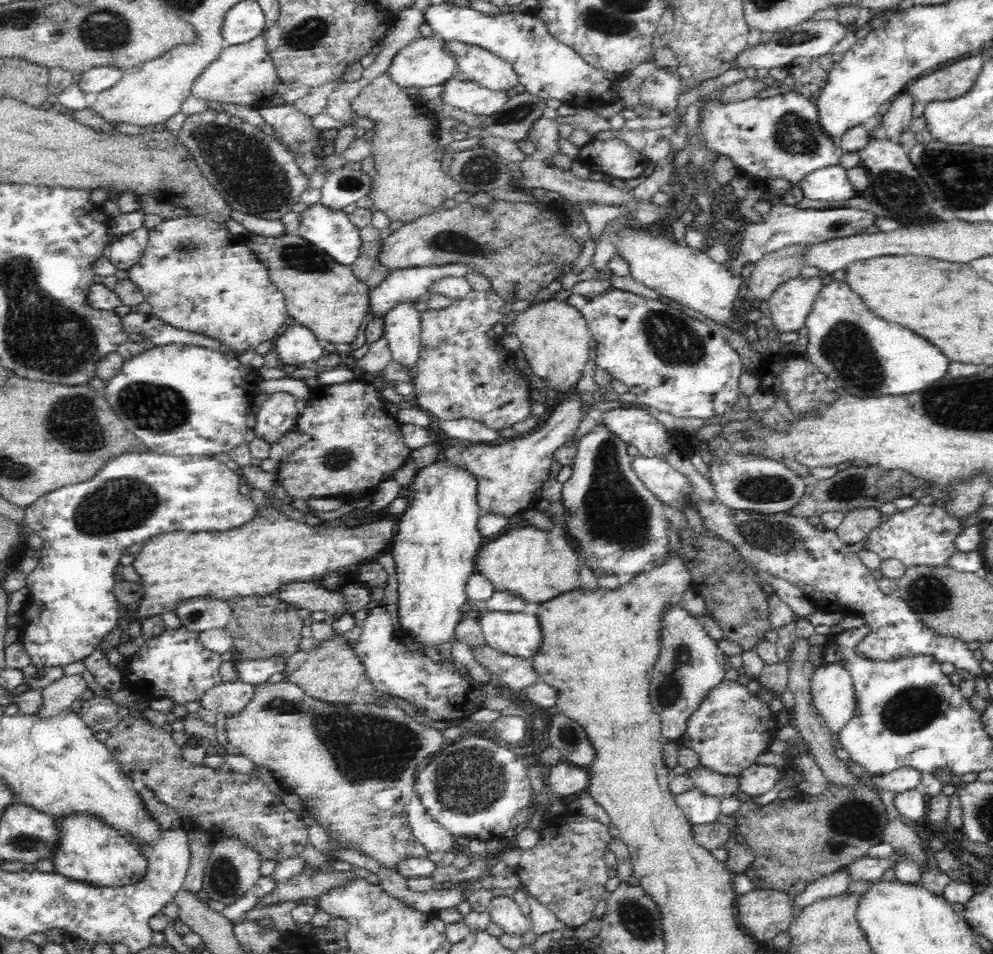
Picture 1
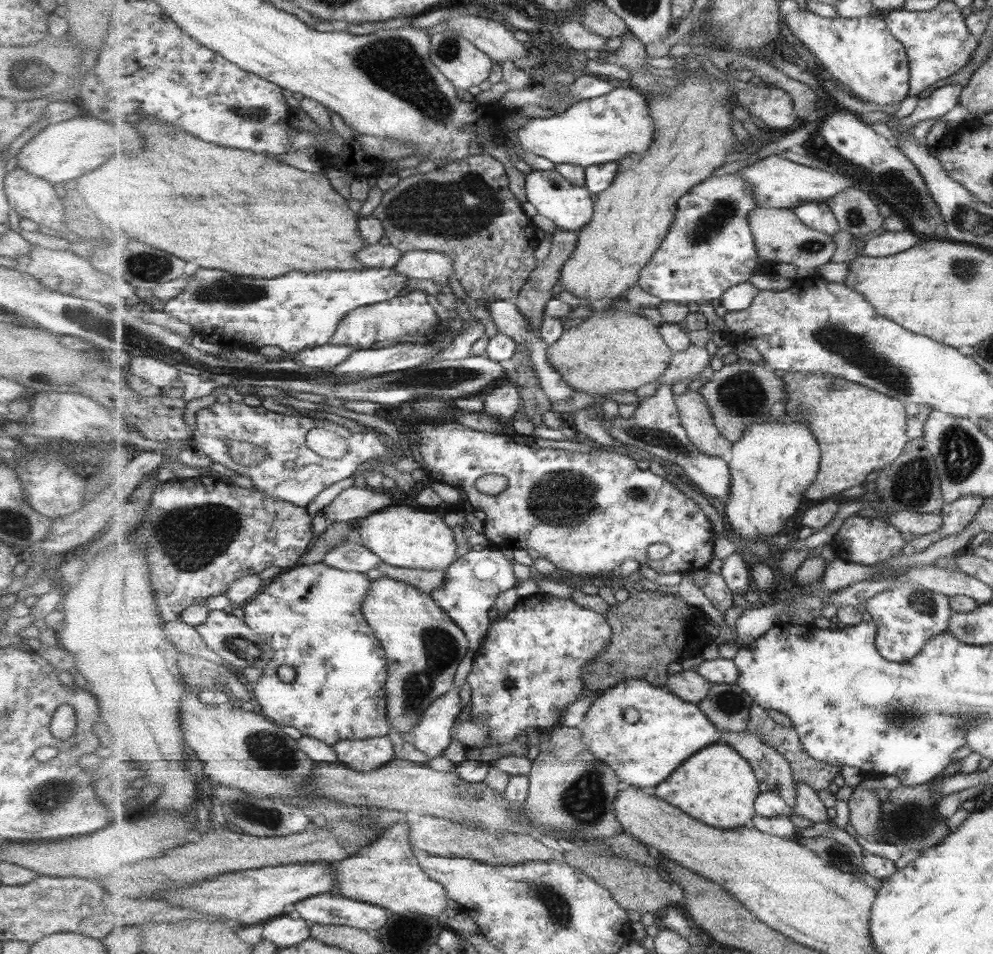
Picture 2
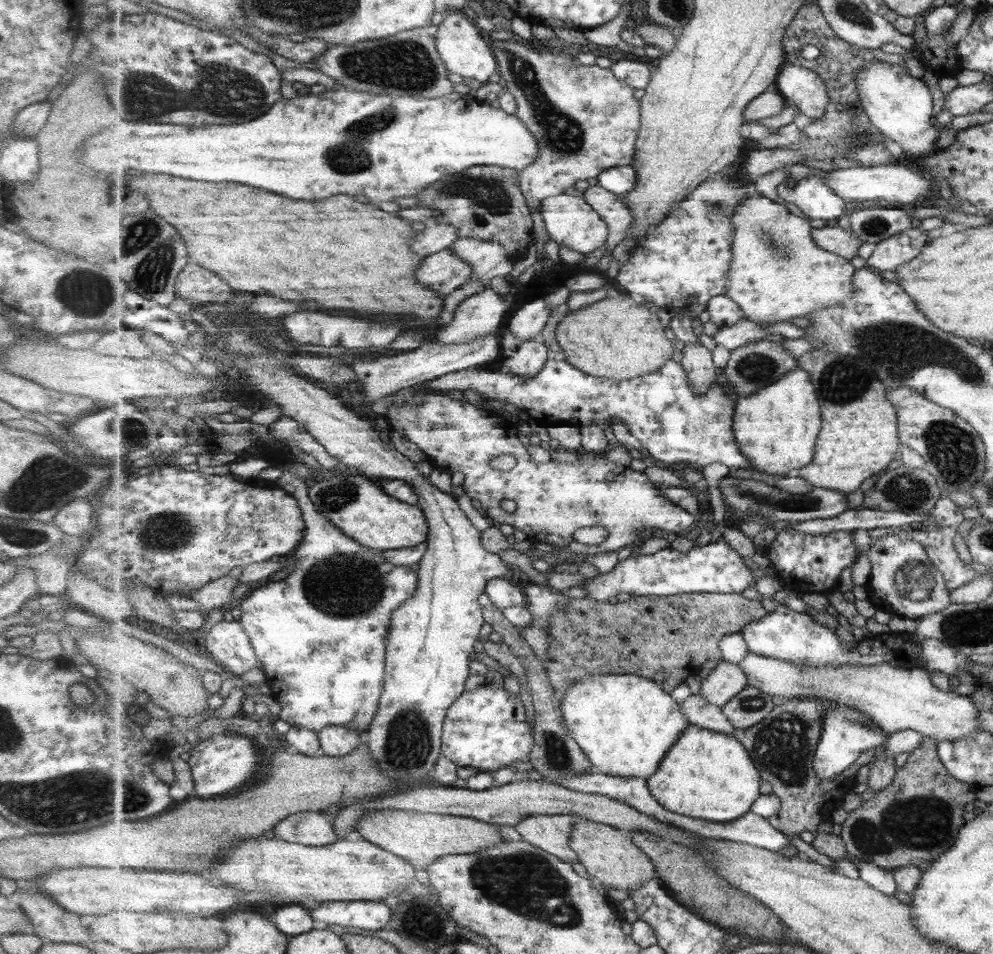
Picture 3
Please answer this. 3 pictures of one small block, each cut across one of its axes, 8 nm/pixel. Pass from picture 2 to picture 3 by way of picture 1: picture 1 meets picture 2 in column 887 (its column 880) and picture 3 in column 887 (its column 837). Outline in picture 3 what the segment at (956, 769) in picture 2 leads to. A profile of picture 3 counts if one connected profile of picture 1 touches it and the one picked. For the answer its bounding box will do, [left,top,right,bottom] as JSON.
[841,737,977,873]

